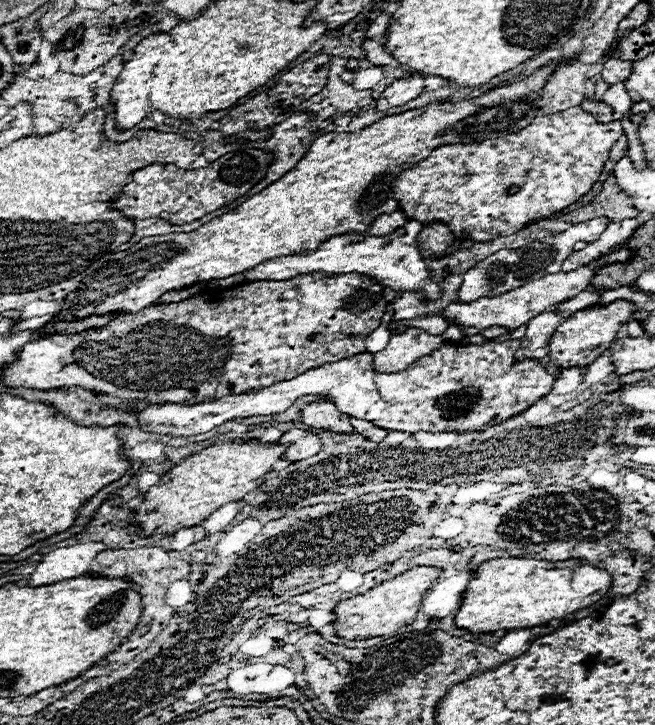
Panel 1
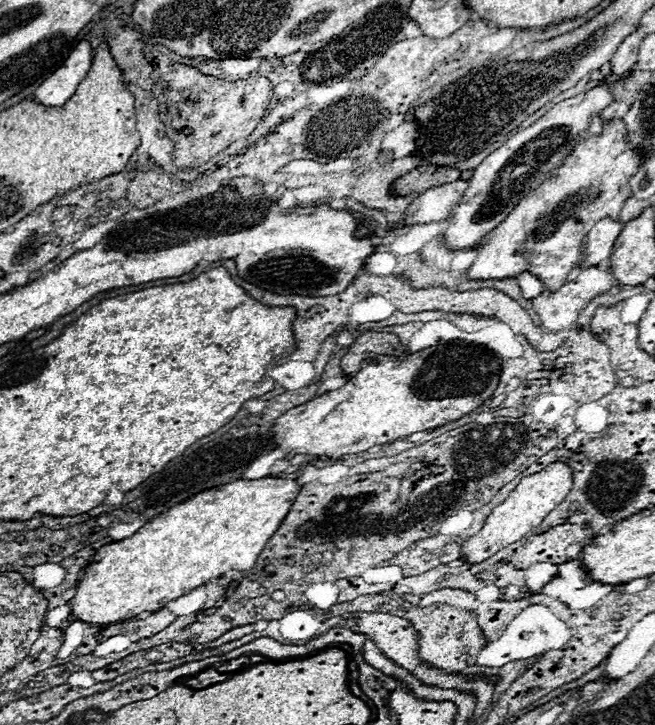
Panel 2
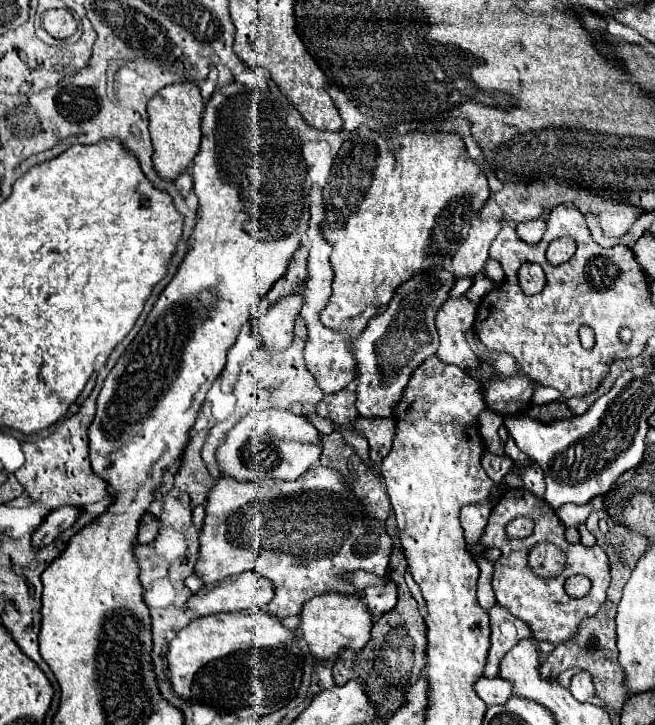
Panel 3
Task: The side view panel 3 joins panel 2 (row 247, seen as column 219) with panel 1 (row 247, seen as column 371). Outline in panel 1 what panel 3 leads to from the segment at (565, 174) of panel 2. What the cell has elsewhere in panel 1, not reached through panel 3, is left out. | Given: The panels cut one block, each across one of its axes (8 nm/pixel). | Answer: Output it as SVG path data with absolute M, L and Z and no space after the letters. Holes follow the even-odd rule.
M592 218L584 224L576 224L556 236L548 236L544 240L532 242L528 248L520 248L520 250L500 250L488 258L484 258L480 264L476 264L474 268L470 268L466 274L462 274L462 284L458 288L458 300L460 302L474 302L478 298L488 298L488 296L498 296L504 294L508 290L520 288L526 282L534 280L534 278L542 278L546 274L556 274L560 272L562 262L566 260L566 256L574 250L574 242L582 240L586 244L596 242L600 238L600 234L604 232L604 228L608 228L608 218Z

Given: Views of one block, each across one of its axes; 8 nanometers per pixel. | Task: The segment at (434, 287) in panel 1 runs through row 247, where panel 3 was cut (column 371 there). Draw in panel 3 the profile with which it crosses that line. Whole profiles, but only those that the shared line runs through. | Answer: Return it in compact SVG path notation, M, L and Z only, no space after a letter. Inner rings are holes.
M440 268L430 280L424 274L414 276L414 280L398 288L394 300L388 308L374 316L366 330L352 340L356 370L358 370L358 388L356 388L356 408L364 418L392 416L396 404L402 398L404 388L408 386L414 368L422 364L428 356L434 354L438 346L438 332L434 326L434 314L448 300L448 292L454 286L454 276L450 270Z

